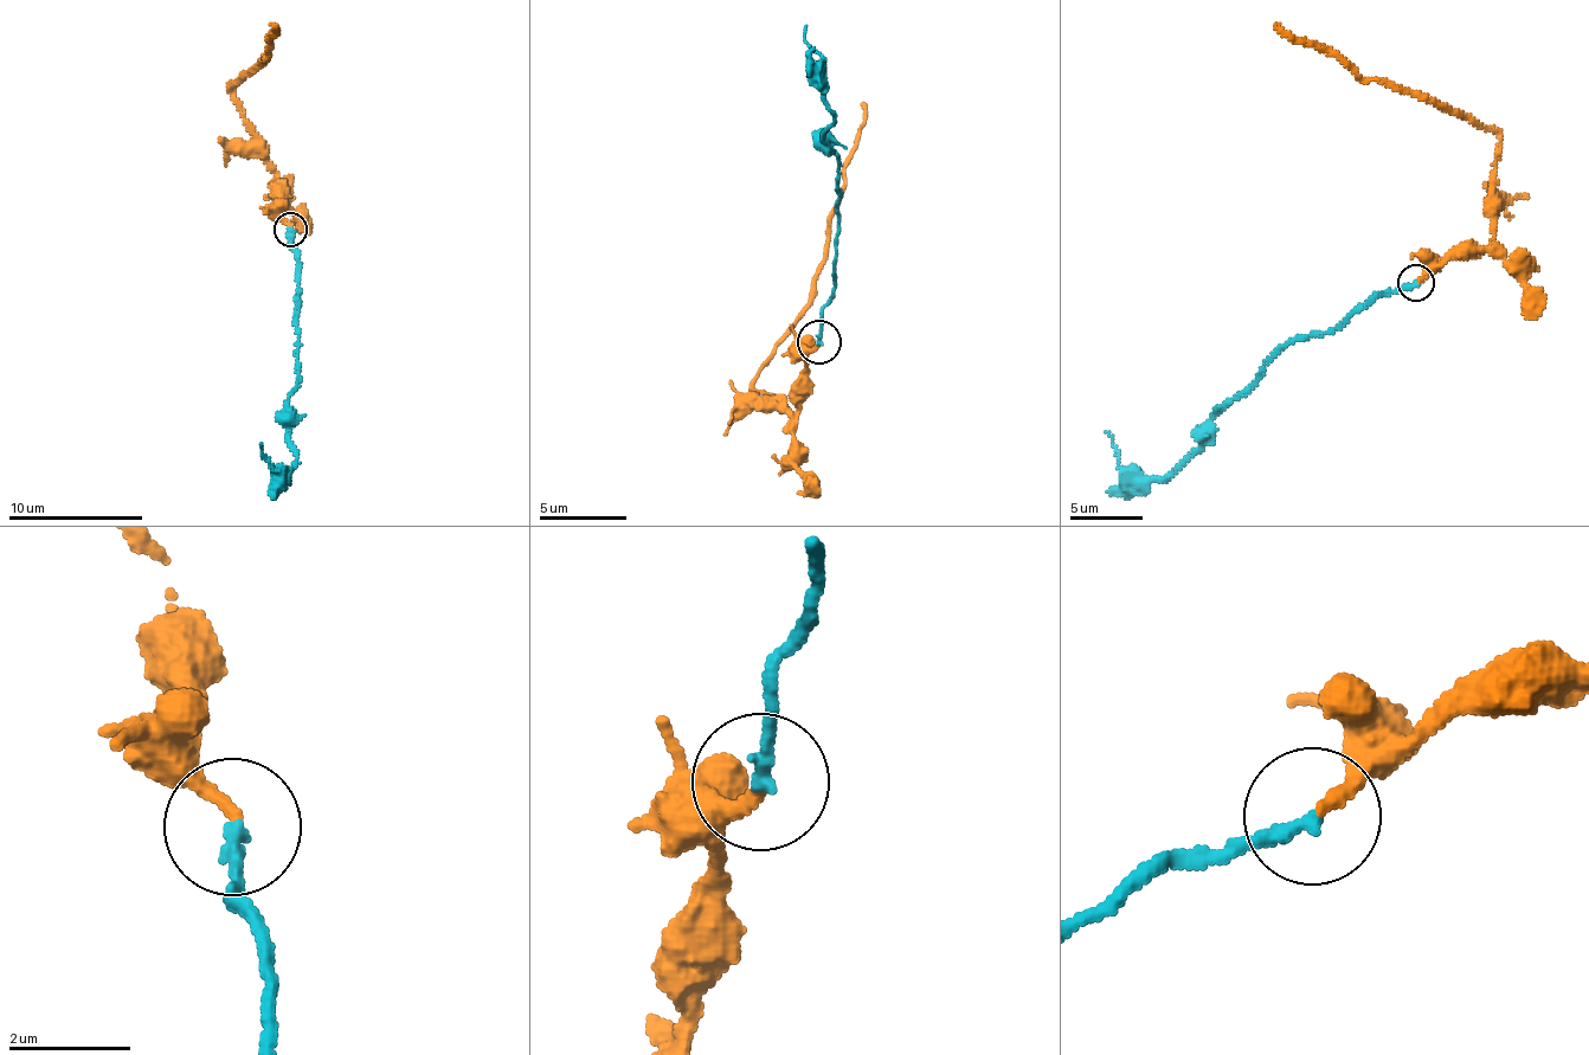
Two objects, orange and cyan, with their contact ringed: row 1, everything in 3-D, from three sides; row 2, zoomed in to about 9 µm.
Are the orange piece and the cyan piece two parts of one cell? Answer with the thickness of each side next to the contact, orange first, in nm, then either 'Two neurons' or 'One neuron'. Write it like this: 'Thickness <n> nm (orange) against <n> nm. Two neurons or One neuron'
Thickness 240 nm (orange) against 260 nm. One neuron

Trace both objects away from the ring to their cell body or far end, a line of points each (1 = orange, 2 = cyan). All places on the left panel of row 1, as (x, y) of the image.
1: (291, 227), (283, 216), (284, 198), (264, 142), (231, 90), (262, 63), (275, 37), (270, 24)
2: (291, 229), (300, 294), (297, 388), (289, 397), (287, 433), (296, 460), (284, 475), (262, 452), (261, 444)

